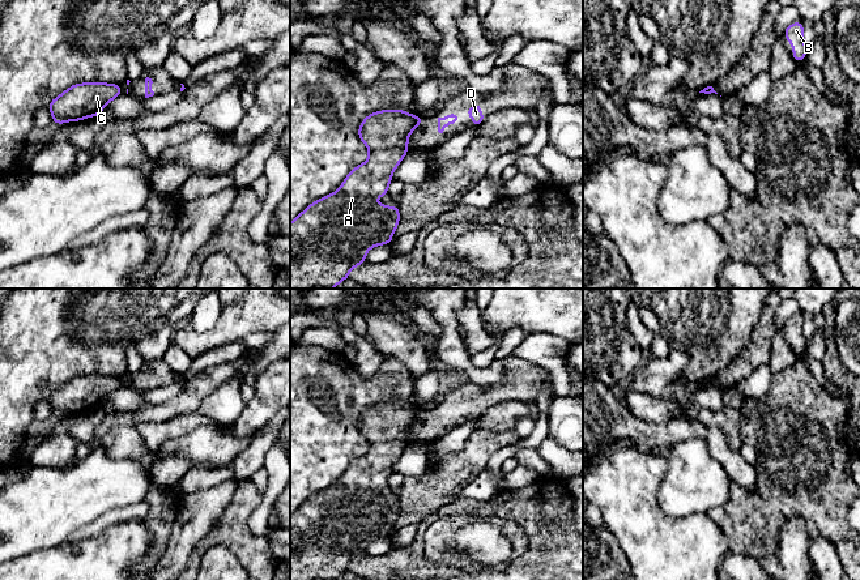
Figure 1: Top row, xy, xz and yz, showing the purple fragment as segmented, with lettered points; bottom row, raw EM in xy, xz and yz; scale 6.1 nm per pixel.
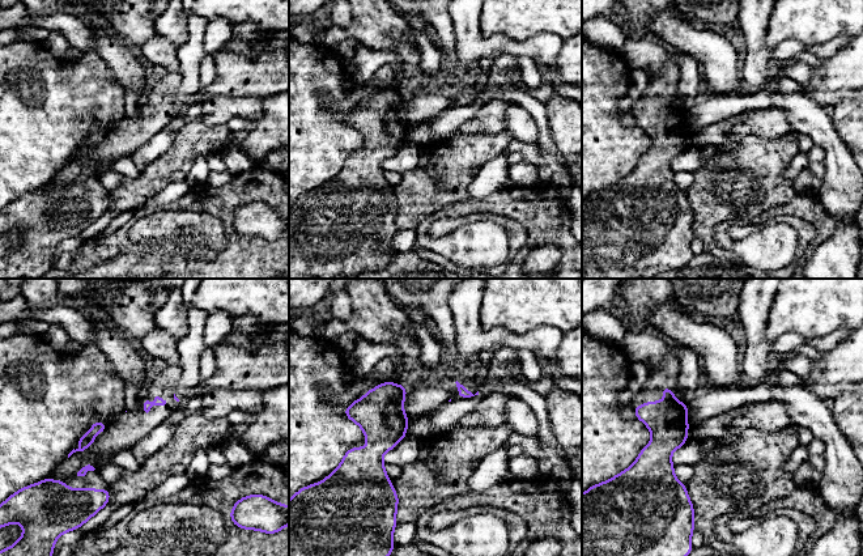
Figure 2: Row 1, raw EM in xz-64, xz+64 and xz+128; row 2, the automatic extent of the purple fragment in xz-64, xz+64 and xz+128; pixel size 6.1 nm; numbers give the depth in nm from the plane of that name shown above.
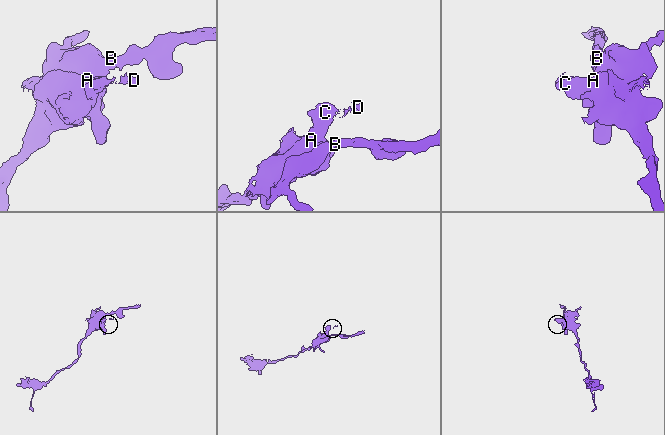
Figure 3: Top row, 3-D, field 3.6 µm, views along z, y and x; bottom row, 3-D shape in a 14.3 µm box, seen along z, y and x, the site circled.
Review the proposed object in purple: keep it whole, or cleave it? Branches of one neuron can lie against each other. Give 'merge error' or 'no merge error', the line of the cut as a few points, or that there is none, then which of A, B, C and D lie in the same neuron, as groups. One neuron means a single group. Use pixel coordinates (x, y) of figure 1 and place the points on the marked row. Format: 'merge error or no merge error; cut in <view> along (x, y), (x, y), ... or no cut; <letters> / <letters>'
merge error; cut in xz along (417, 116), (413, 126); A B C / D

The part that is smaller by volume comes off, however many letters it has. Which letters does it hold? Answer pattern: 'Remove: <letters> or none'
Remove: D

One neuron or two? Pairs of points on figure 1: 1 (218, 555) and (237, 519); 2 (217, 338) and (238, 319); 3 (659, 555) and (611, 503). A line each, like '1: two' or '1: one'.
1: two
2: one
3: one

